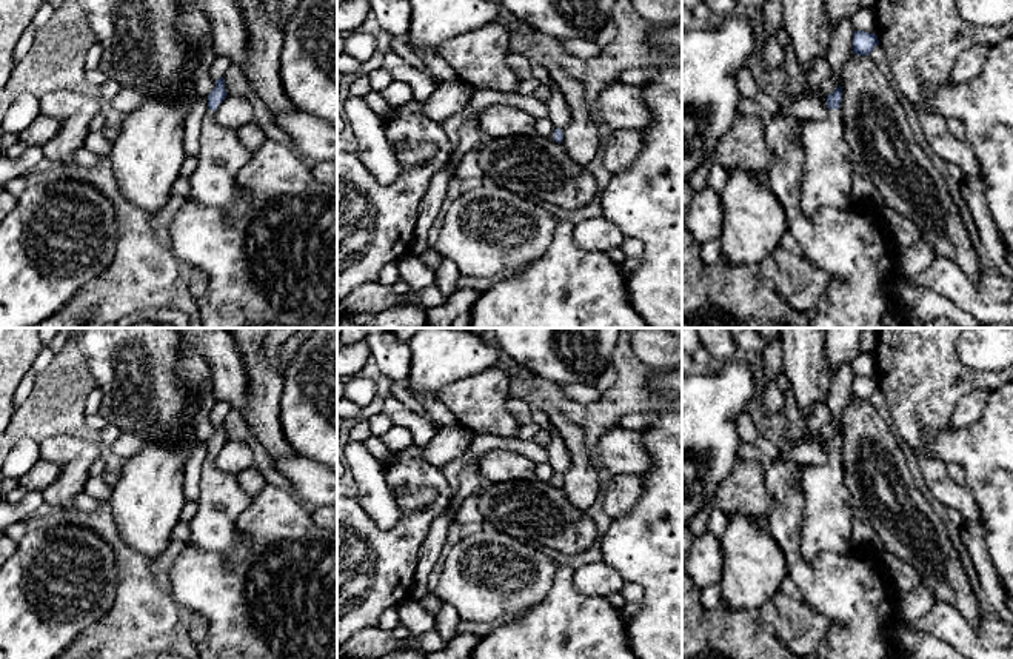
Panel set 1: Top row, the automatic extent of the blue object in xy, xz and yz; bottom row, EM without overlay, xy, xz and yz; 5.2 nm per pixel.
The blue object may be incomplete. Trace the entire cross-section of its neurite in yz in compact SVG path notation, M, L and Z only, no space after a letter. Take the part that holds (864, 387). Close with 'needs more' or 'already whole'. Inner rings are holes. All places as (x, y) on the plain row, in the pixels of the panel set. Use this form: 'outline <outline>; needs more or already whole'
outline M854 376L853 379L853 397L858 400L870 400L870 397L879 390L878 380L865 376Z; already whole

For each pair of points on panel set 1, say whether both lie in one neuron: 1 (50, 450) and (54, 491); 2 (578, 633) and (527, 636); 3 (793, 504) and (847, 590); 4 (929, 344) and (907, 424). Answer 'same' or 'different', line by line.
1: same
2: same
3: same
4: same

